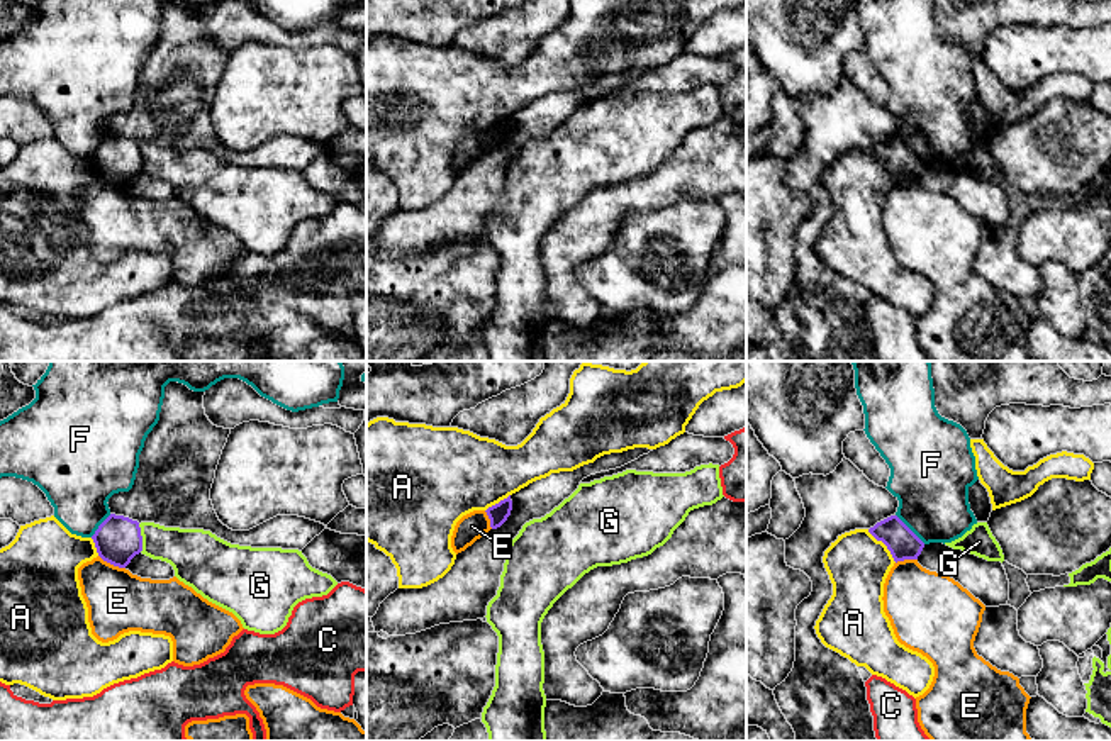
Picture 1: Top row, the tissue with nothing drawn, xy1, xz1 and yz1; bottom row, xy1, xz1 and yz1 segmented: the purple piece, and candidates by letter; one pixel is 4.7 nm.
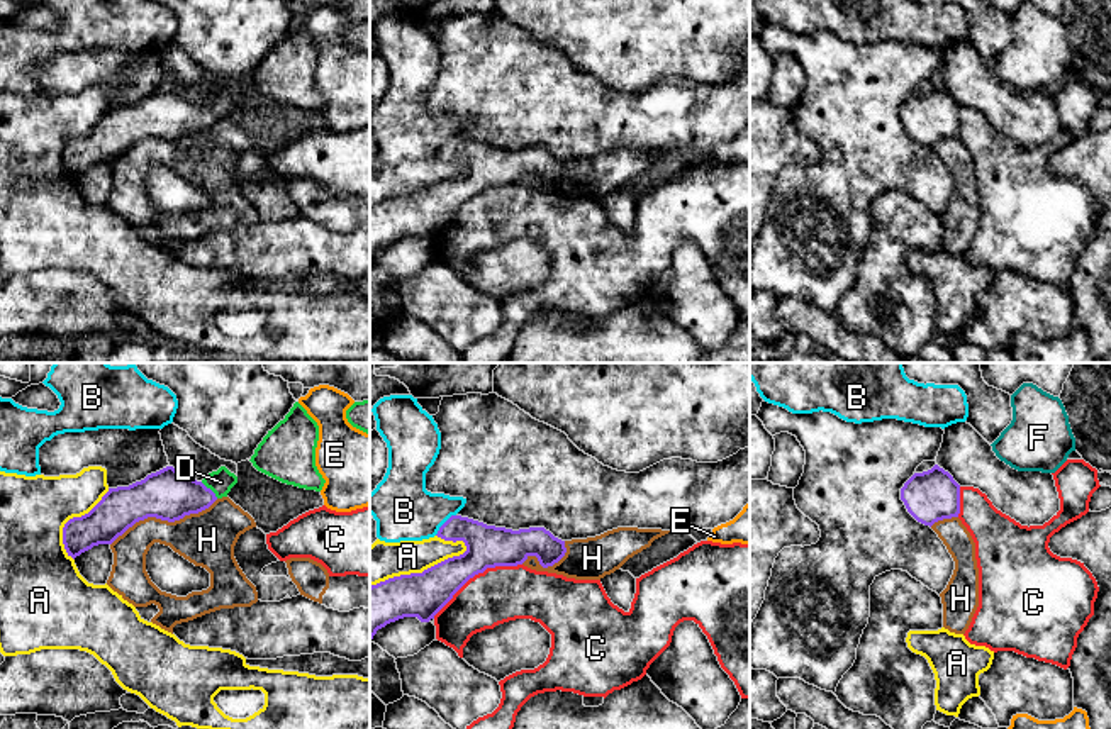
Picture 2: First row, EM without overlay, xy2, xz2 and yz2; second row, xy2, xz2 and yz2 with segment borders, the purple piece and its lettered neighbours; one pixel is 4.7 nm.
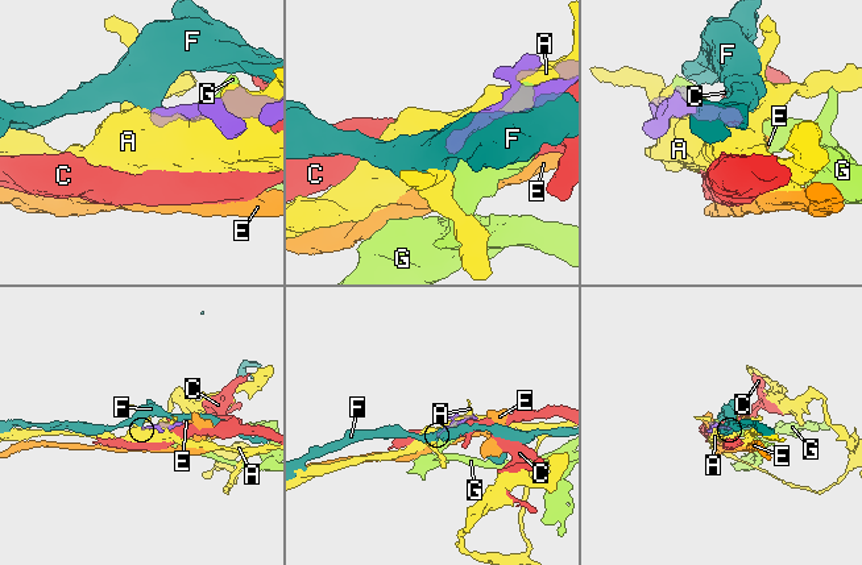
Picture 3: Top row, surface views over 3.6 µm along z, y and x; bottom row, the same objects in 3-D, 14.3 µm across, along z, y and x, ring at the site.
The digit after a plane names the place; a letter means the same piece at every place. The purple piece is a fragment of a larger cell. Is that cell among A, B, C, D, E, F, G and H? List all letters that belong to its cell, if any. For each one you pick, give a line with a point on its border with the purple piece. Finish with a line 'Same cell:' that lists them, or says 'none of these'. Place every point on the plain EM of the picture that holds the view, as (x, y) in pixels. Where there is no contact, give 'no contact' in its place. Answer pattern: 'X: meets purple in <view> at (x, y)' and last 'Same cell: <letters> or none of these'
D: meets purple in xy2 at (209, 109)
Same cell: D

